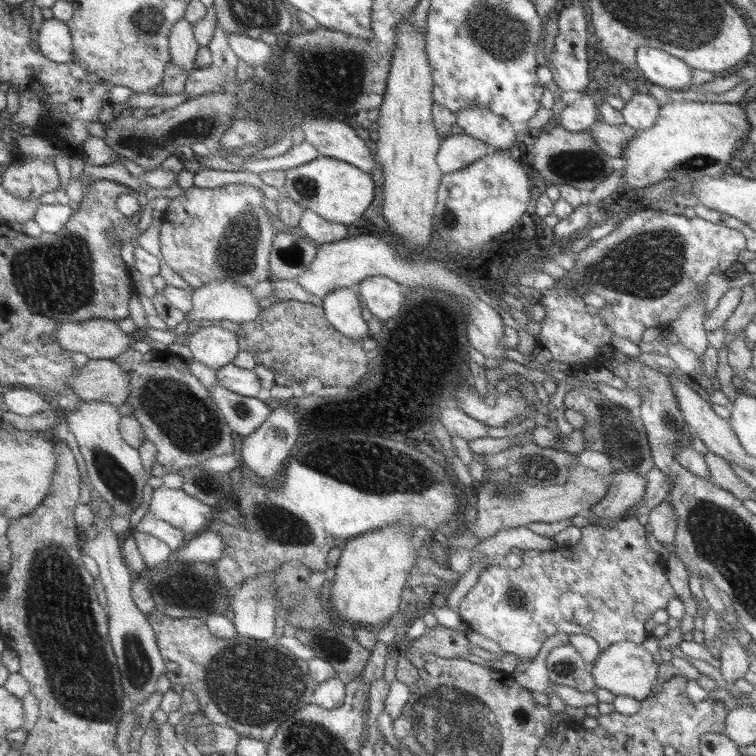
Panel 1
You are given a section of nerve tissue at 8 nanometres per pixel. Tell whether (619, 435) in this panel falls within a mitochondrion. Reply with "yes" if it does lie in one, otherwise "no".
yes

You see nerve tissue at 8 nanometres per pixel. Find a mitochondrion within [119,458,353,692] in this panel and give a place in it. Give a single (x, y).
(192, 593)

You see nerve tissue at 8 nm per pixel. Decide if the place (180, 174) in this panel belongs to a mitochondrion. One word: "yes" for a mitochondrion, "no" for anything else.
no

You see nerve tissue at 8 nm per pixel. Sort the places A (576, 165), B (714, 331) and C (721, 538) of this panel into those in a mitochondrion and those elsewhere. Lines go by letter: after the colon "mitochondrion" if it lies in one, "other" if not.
A: mitochondrion
B: other
C: mitochondrion

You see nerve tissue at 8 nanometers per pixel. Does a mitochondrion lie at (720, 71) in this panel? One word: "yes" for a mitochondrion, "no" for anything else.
no

